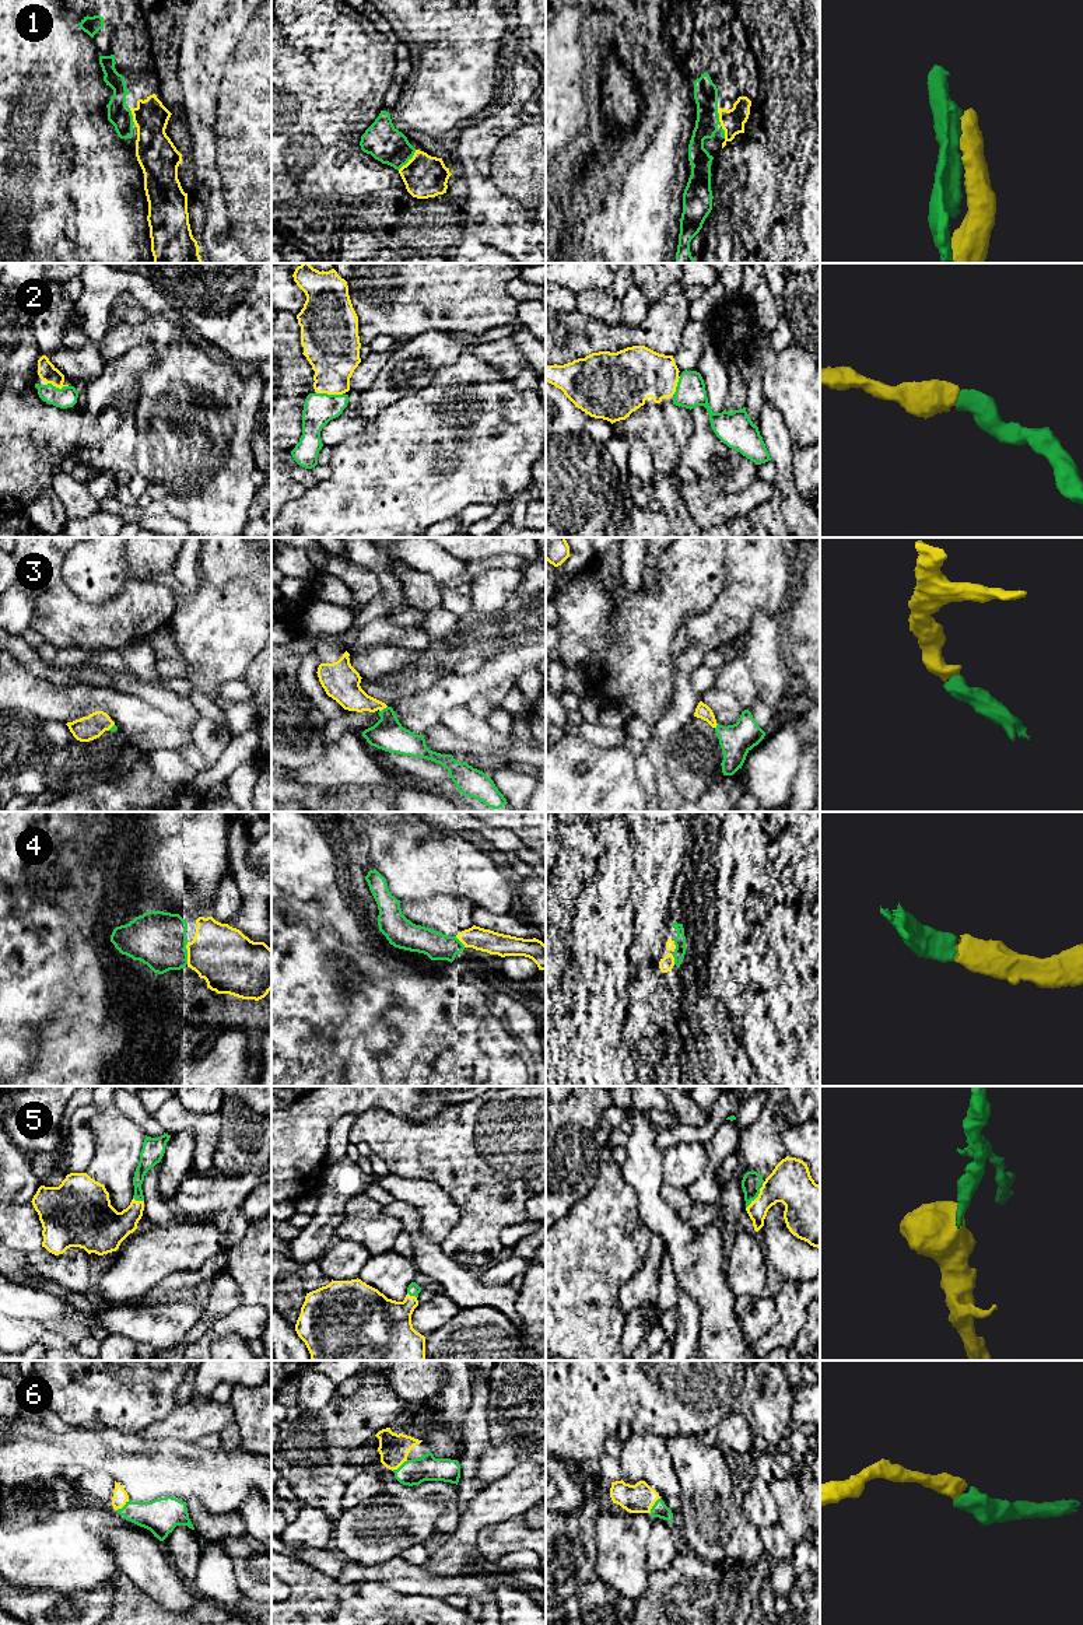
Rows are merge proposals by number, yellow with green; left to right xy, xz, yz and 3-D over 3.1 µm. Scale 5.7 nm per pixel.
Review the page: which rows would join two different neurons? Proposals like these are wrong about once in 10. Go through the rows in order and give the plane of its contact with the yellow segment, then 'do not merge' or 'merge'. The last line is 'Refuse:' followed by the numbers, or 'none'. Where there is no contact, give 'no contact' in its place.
1: meets yellow in xz; merge
2: meets yellow in xz; merge
3: meets yellow in xz; merge
4: meets yellow in xy; merge
5: meets yellow in yz; merge
6: meets yellow in xz; merge
Refuse: none

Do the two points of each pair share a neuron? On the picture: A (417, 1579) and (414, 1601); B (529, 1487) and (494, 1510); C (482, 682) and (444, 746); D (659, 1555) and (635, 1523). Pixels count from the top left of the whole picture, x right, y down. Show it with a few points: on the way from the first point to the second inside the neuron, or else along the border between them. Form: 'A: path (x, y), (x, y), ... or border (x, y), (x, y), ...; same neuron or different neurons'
A: border (385, 1583), (399, 1592), (426, 1593), (442, 1599); different neurons
B: path (521, 1488), (503, 1502); same neuron
C: border (440, 721), (424, 735); different neurons
D: border (652, 1517), (652, 1530), (647, 1545), (648, 1572); different neurons

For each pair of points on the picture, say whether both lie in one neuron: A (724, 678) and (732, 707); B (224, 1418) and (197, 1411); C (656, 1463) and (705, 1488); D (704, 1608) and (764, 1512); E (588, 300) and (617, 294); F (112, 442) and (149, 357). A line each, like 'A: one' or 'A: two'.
A: two
B: one
C: two
D: two
E: one
F: one

